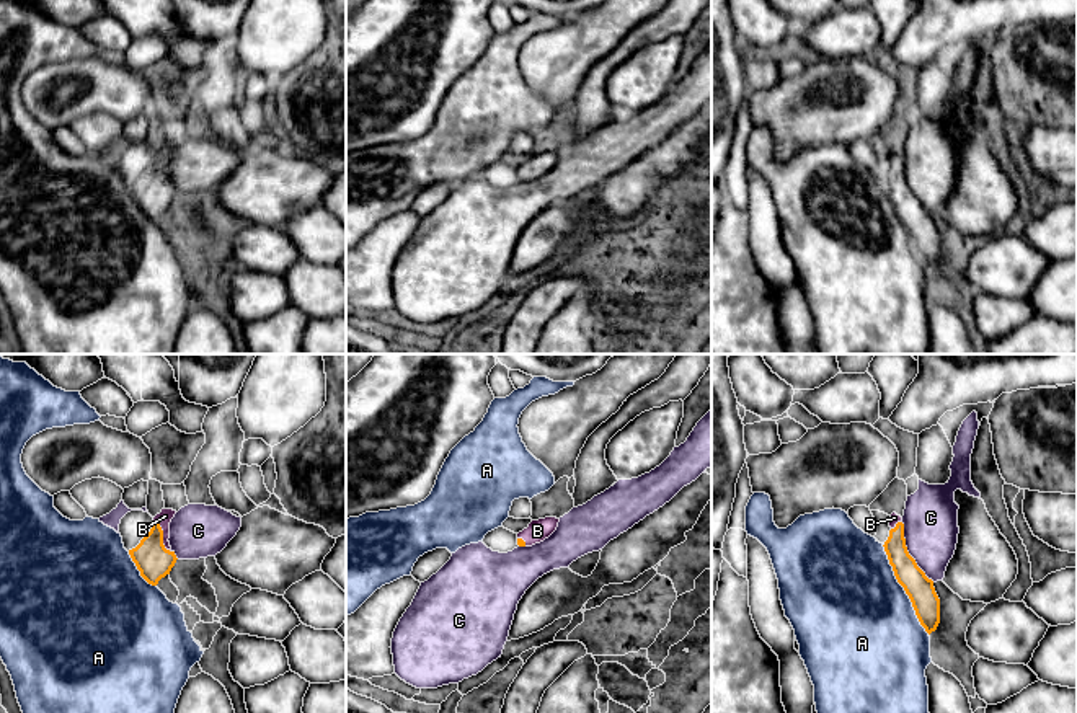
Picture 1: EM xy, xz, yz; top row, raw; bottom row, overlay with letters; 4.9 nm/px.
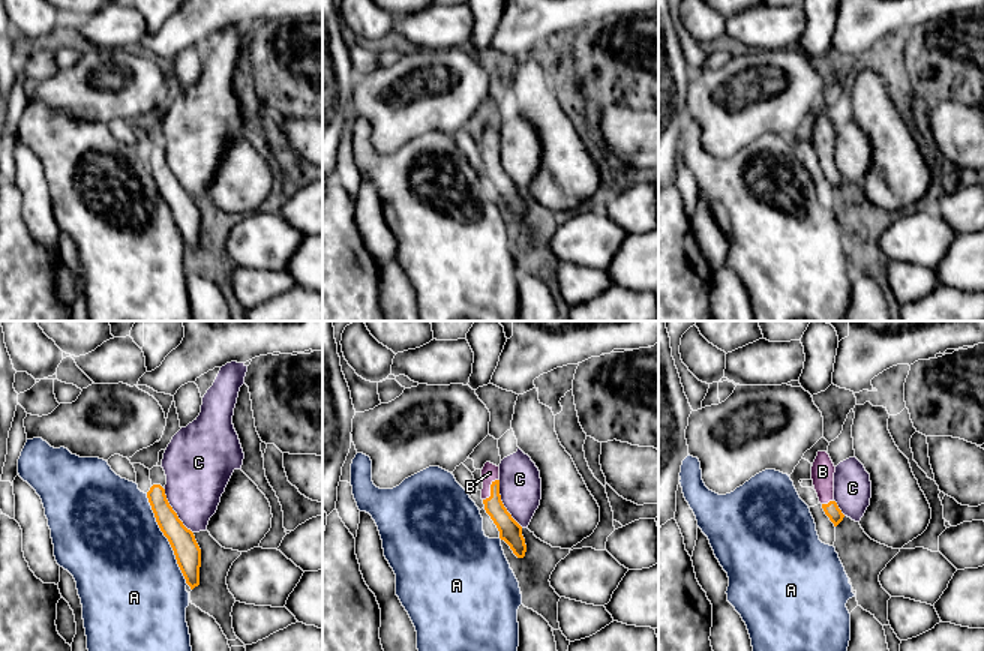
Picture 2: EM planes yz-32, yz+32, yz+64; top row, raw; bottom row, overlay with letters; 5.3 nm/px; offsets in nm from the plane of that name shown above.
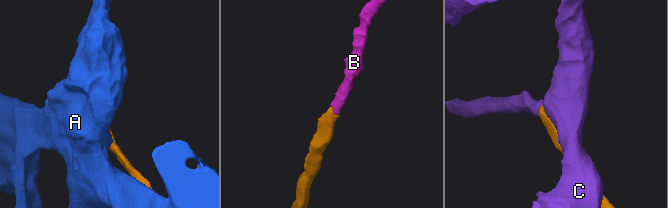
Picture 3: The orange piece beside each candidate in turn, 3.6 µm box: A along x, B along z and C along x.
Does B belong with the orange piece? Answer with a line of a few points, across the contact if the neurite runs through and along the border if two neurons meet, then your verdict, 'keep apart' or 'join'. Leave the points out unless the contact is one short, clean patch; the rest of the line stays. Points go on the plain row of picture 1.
line xy (154, 196), (154, 181), (162, 170), (165, 150); join

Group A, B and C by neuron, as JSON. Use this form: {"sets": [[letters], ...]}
{"sets": [["A"], ["B"], ["C"]]}

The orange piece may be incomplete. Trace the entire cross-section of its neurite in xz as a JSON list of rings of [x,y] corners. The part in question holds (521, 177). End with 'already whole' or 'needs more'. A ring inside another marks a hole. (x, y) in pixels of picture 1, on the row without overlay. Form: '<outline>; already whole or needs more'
[[[545,152],[532,155],[527,163],[517,168],[519,181],[532,181],[548,173],[558,162],[560,153]]]; needs more

